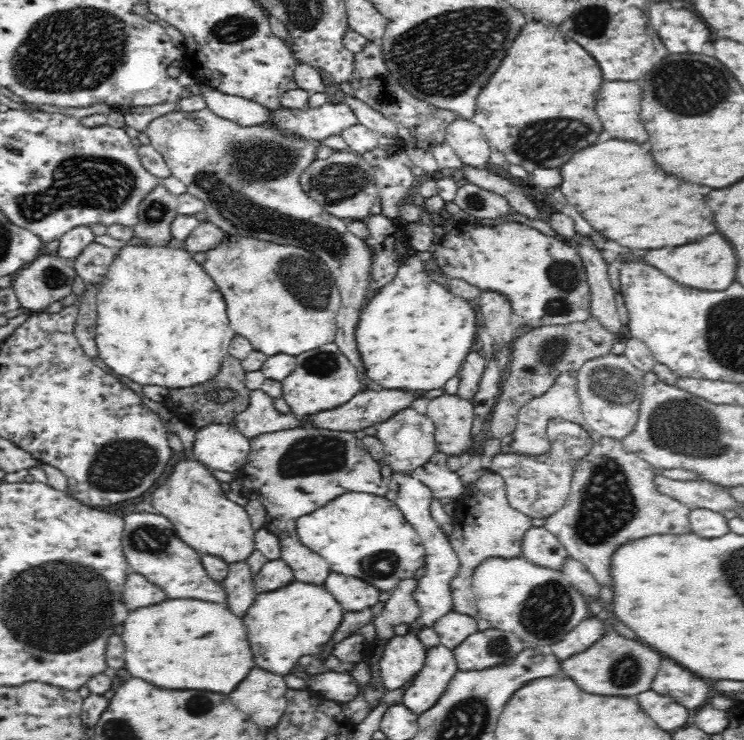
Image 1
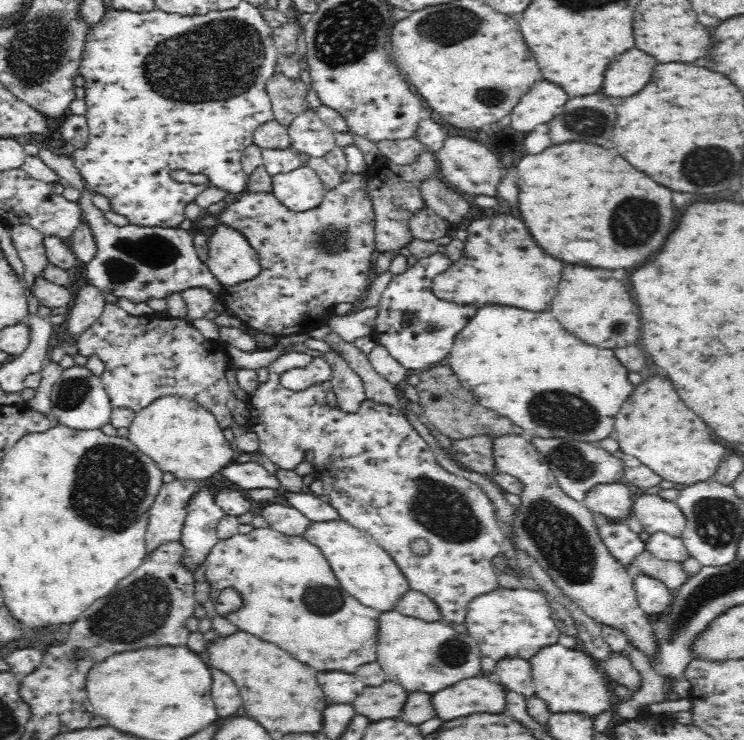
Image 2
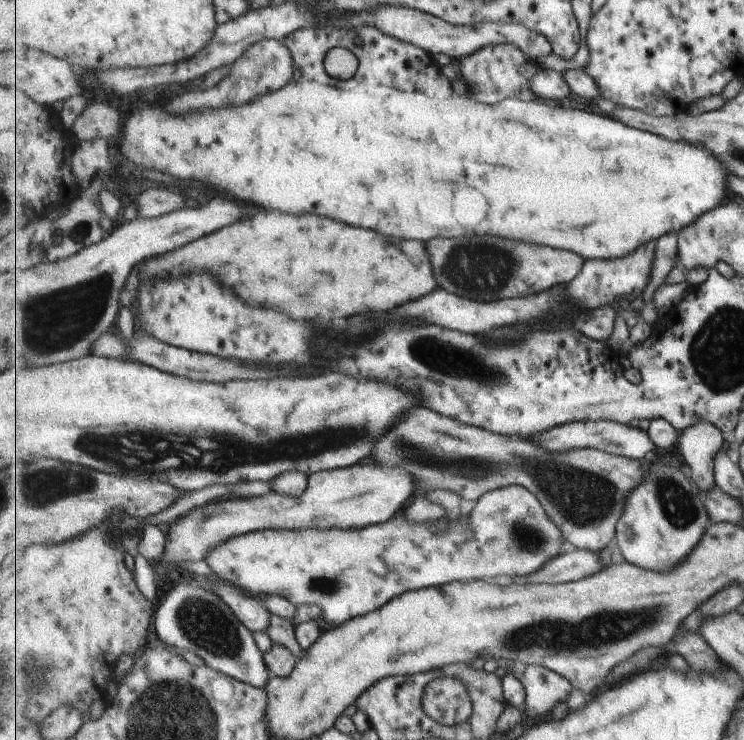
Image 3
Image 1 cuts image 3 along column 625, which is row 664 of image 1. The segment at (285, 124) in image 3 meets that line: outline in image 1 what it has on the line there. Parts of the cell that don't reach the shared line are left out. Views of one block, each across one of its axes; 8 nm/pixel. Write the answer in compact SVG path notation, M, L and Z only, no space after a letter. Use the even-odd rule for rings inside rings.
M166 599L130 612L124 622L126 670L166 690L210 690L230 694L256 668L246 640L246 625L224 603Z

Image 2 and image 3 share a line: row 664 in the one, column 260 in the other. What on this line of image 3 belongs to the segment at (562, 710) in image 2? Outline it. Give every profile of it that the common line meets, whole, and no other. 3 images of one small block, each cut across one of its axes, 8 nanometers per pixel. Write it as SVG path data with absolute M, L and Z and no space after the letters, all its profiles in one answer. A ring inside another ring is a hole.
M507 486L501 490L493 490L489 494L485 494L485 498L479 500L479 504L475 506L473 514L467 520L455 522L455 526L447 528L445 524L435 524L435 526L427 526L427 524L417 524L411 526L405 518L395 518L387 524L377 524L377 526L369 526L369 530L297 530L295 531L280 531L280 530L262 530L247 533L239 537L233 537L231 540L224 542L223 545L215 547L205 558L212 567L211 573L216 574L219 578L232 585L239 586L243 590L252 593L258 598L264 599L269 595L279 595L288 598L296 607L301 605L316 604L324 610L325 620L322 622L325 627L344 625L346 622L354 618L369 614L377 608L383 608L387 602L391 602L397 596L403 596L407 590L419 590L419 588L429 588L429 586L443 586L455 580L497 580L499 576L503 578L515 578L515 576L525 576L531 574L535 570L539 570L547 560L551 560L553 556L559 554L561 550L561 530L555 526L555 522L547 516L545 508L541 506L539 498L529 492L523 486Z

